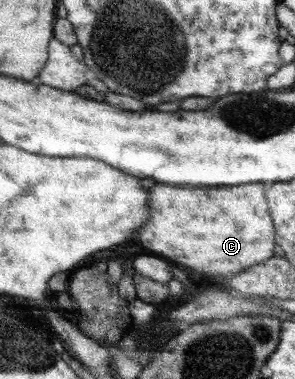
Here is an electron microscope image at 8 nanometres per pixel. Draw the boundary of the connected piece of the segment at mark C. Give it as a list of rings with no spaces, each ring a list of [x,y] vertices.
[[[265,183],[241,186],[151,187],[155,194],[155,218],[139,233],[141,244],[174,265],[181,264],[214,278],[239,274],[253,264],[273,258],[276,230],[269,216]]]

